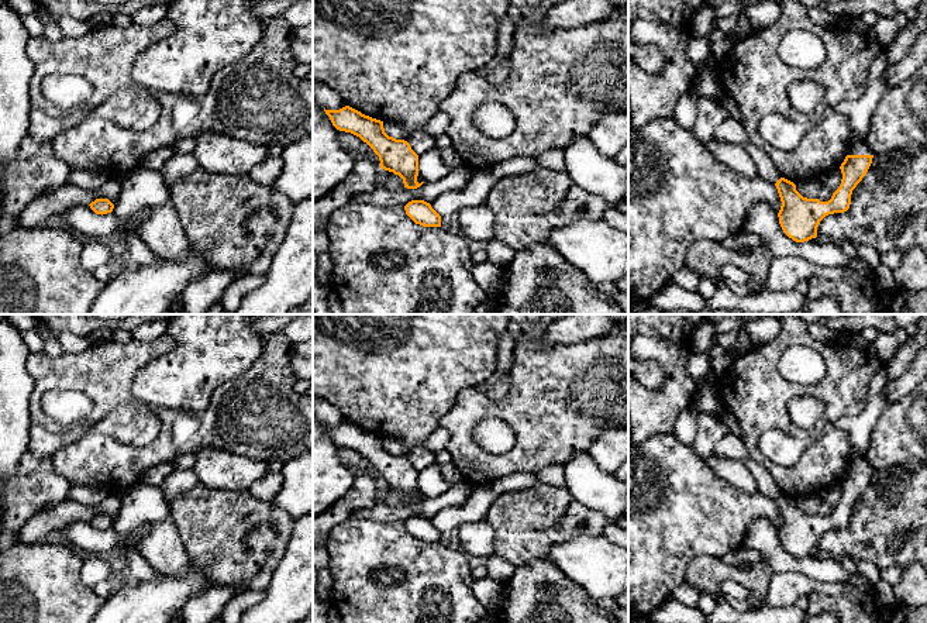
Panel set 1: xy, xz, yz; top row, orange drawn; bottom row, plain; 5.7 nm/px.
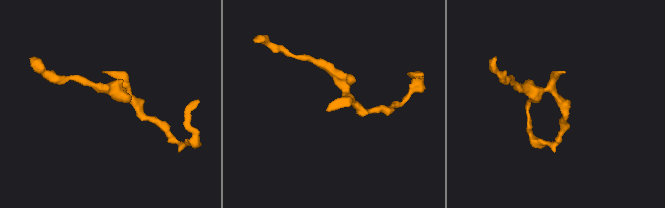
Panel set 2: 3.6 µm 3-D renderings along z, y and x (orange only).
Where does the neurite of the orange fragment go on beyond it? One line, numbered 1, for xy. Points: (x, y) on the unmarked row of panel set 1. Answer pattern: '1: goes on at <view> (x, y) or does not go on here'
1: does not go on here

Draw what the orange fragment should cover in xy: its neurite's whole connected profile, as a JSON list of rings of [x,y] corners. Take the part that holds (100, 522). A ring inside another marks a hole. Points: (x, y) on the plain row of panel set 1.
[[[96,514],[89,522],[96,530],[101,531],[111,529],[114,524],[114,520],[108,514]]]

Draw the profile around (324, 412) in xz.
[[[313,397],[313,417],[325,426],[340,426],[347,421],[340,409],[323,397]]]

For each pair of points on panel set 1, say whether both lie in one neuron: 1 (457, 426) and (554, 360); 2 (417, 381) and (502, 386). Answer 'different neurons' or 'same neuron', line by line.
1: same neuron
2: different neurons

